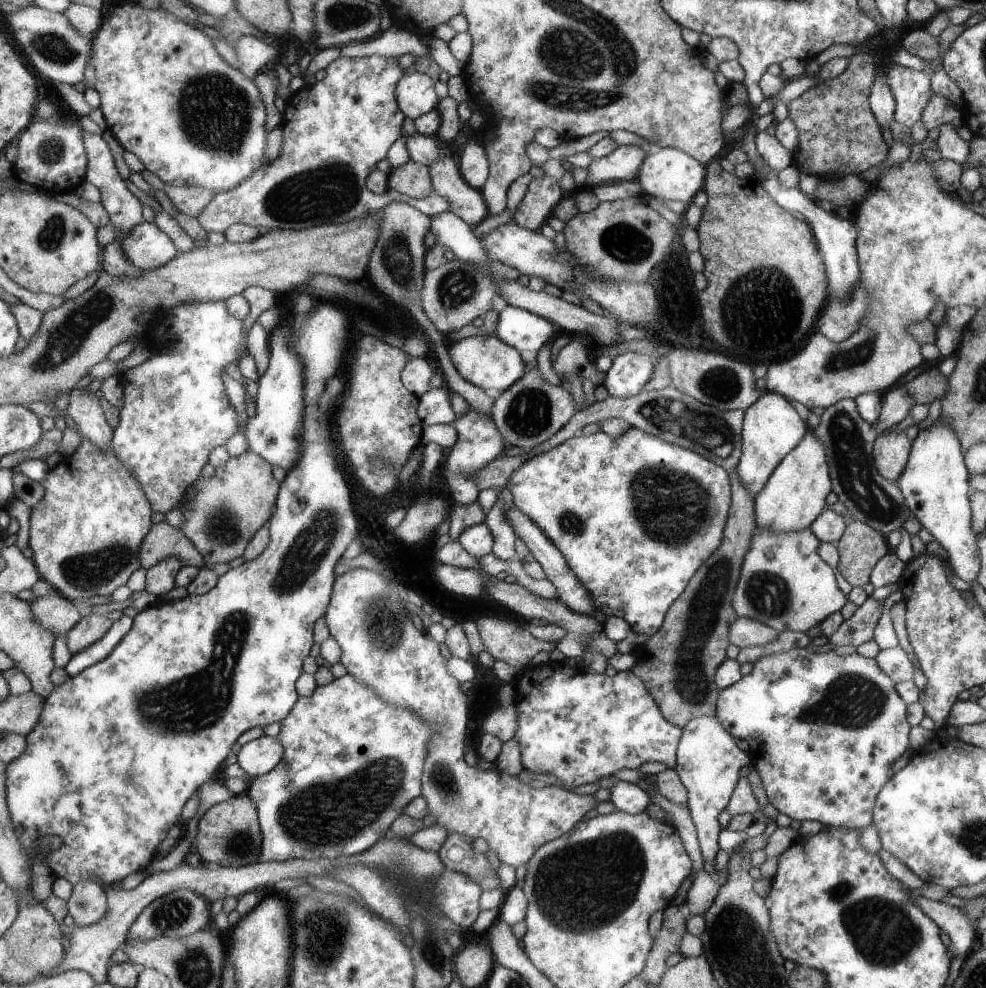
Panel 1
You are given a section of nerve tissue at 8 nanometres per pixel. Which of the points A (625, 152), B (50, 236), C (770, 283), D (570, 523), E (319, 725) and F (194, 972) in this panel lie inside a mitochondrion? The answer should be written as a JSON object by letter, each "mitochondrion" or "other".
{"A":"other","B":"mitochondrion","C":"mitochondrion","D":"mitochondrion","E":"other","F":"mitochondrion"}

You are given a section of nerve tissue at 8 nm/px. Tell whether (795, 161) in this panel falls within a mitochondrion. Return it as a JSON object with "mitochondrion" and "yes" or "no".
{"mitochondrion":"no"}

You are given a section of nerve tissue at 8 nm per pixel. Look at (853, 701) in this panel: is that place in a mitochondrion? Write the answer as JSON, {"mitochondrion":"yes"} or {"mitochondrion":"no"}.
{"mitochondrion":"yes"}

